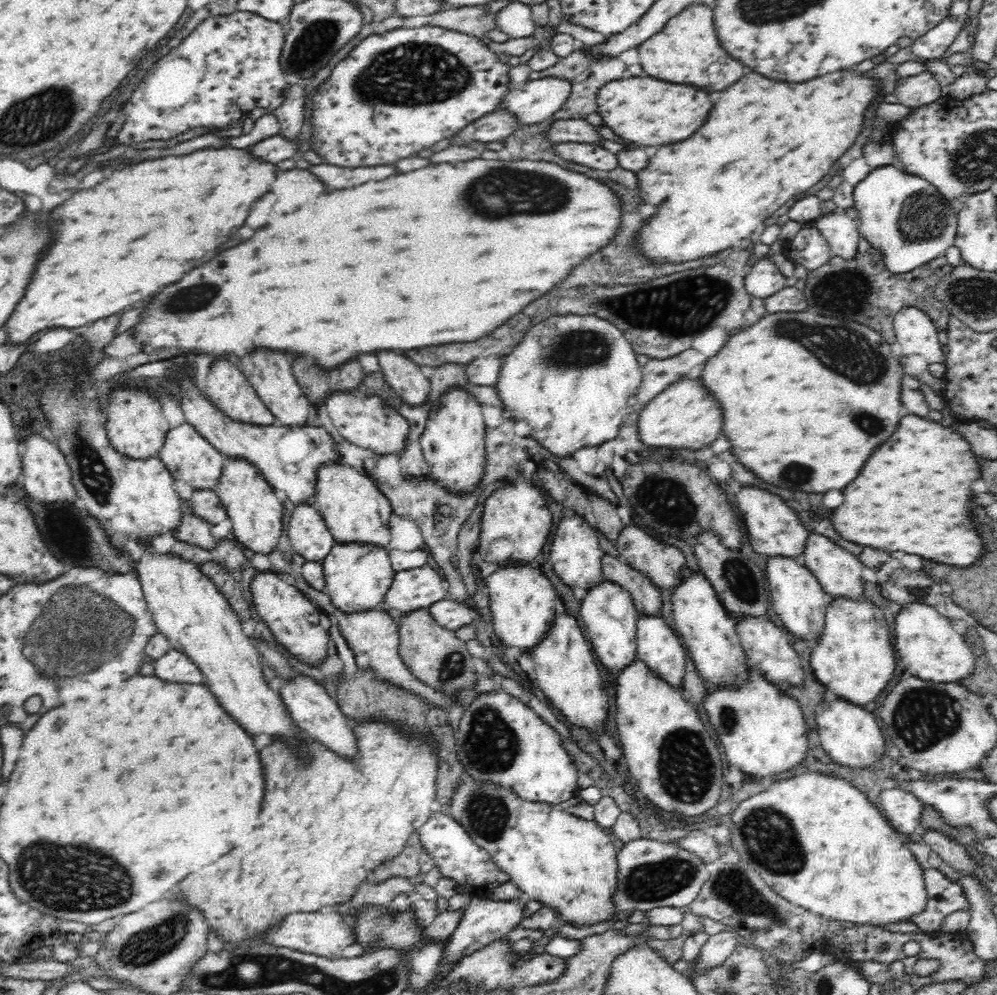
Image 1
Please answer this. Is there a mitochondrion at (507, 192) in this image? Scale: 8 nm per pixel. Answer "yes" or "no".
yes

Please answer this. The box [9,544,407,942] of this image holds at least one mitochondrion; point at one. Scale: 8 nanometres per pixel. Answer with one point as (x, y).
(75, 625)

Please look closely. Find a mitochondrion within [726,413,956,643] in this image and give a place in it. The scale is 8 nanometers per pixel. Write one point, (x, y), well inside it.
(798, 474)

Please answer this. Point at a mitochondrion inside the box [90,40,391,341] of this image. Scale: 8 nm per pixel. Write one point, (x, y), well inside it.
(195, 297)

